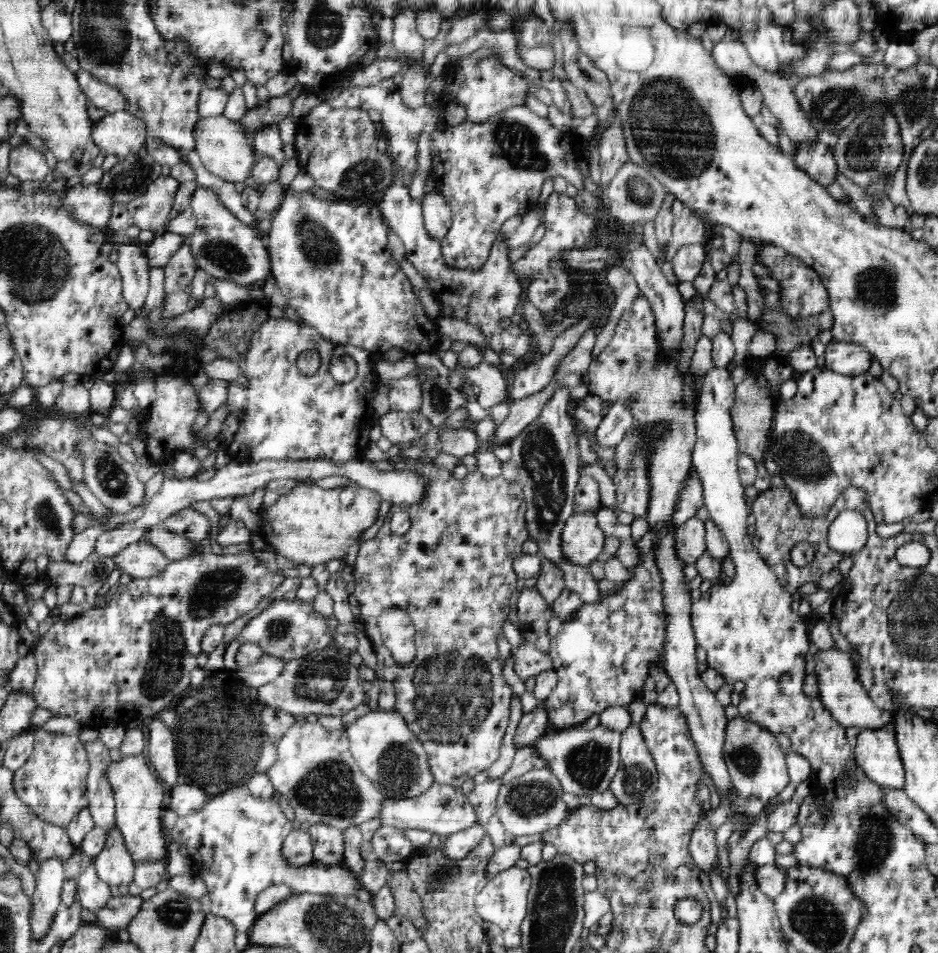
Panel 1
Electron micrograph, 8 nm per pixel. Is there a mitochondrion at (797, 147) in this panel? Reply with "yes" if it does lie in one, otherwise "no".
no

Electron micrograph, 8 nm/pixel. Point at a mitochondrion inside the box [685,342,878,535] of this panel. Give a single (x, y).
(800, 455)

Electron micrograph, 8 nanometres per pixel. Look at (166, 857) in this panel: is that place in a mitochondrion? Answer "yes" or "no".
no

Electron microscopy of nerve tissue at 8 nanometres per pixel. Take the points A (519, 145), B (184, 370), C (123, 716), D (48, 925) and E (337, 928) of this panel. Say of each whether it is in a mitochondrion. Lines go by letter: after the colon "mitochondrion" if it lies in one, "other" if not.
A: mitochondrion
B: other
C: other
D: other
E: mitochondrion

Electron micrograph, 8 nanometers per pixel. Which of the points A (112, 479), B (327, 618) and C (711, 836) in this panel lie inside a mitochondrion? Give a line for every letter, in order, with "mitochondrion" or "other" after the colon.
A: mitochondrion
B: other
C: other

